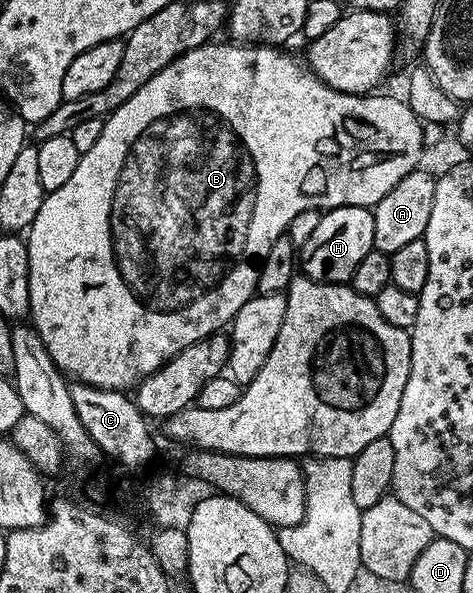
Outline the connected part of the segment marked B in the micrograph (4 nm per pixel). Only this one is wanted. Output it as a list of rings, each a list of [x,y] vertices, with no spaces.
[[[217,44],[187,51],[163,67],[155,79],[147,79],[127,103],[108,114],[104,118],[103,135],[99,135],[95,147],[81,154],[79,167],[75,167],[71,179],[63,183],[61,192],[46,196],[39,207],[39,215],[35,215],[27,230],[31,324],[39,339],[43,339],[43,347],[47,347],[57,368],[74,382],[100,389],[132,390],[144,377],[159,371],[159,367],[179,355],[183,347],[191,347],[191,343],[224,330],[232,322],[239,307],[254,296],[257,270],[267,251],[271,251],[271,243],[286,236],[286,229],[295,215],[312,209],[328,211],[348,205],[375,206],[399,179],[403,179],[403,175],[418,168],[420,161],[417,160],[423,150],[423,125],[402,98],[400,101],[397,97],[335,91],[320,81],[302,58],[300,61],[271,45]]]

